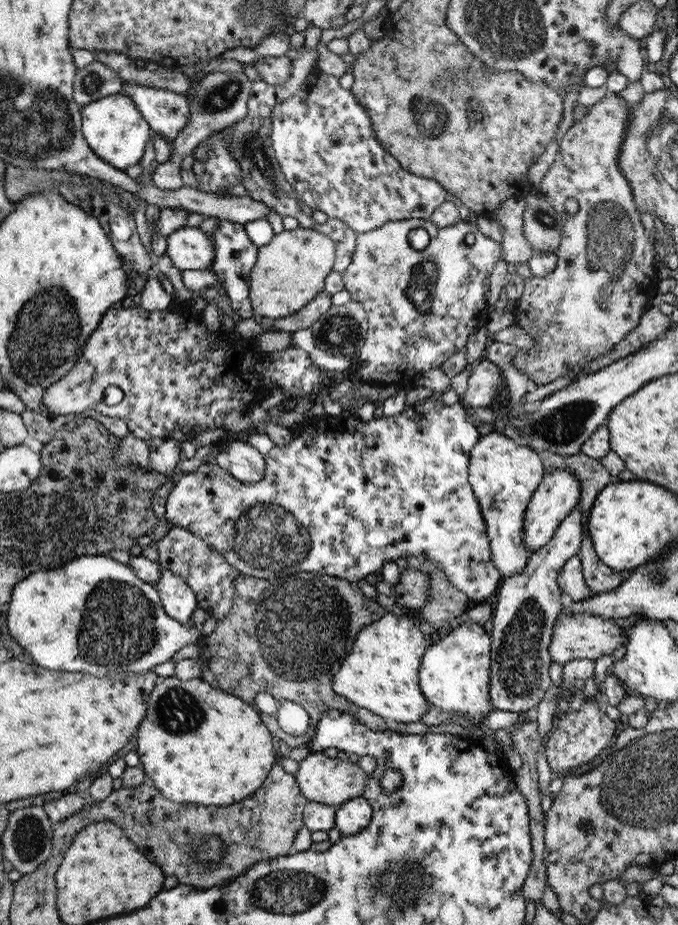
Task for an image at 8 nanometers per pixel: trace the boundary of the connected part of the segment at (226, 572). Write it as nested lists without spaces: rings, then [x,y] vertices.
[[[172,526],[164,538],[156,542],[159,560],[162,569],[168,569],[176,575],[180,575],[188,583],[188,586],[195,591],[199,606],[214,618],[228,615],[228,611],[234,603],[234,579],[238,577],[239,571],[230,564],[218,550],[214,550],[203,542],[202,538],[192,534],[184,527]]]

